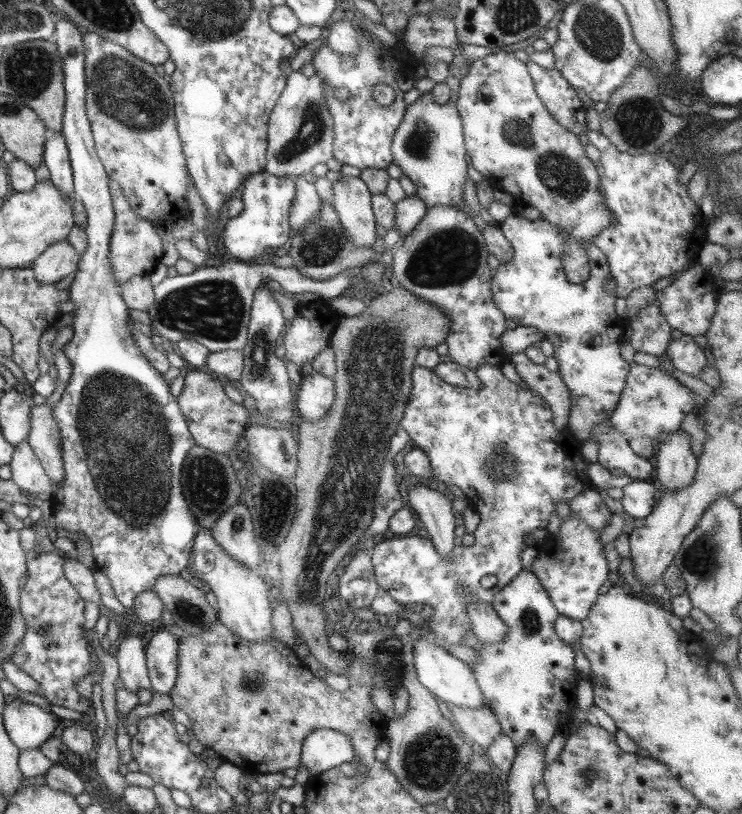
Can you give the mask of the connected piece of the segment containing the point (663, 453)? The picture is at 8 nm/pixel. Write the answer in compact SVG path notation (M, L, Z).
M683 430L672 432L665 440L661 440L659 448L655 454L654 470L656 477L654 480L660 482L664 491L667 490L681 490L685 486L692 484L697 466L697 459L689 450L690 445L689 434Z

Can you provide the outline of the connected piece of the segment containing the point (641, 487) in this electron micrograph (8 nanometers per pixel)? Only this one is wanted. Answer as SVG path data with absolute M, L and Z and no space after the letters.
M630 480L622 488L621 506L626 514L636 520L651 514L659 492L649 480Z

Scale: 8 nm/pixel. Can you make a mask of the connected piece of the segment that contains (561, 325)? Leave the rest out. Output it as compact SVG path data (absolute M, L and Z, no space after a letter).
M507 216L498 229L509 242L512 250L511 259L498 264L495 273L491 272L490 290L492 301L503 313L507 320L513 320L517 327L532 327L543 333L551 342L553 358L558 364L558 373L570 395L570 409L568 410L567 429L569 435L579 443L584 443L590 432L606 418L610 418L619 402L621 391L625 387L626 376L630 365L619 355L619 345L622 344L625 322L613 311L616 296L605 289L605 282L612 279L605 256L594 245L581 245L587 254L590 273L579 284L567 282L562 266L563 239L561 235L541 218L528 221L523 217Z

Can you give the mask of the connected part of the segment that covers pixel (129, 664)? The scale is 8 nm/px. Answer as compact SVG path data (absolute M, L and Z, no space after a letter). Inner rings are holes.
M125 636L114 656L118 666L118 677L129 692L135 694L138 688L150 690L150 680L146 670L146 656L143 653L141 637Z

